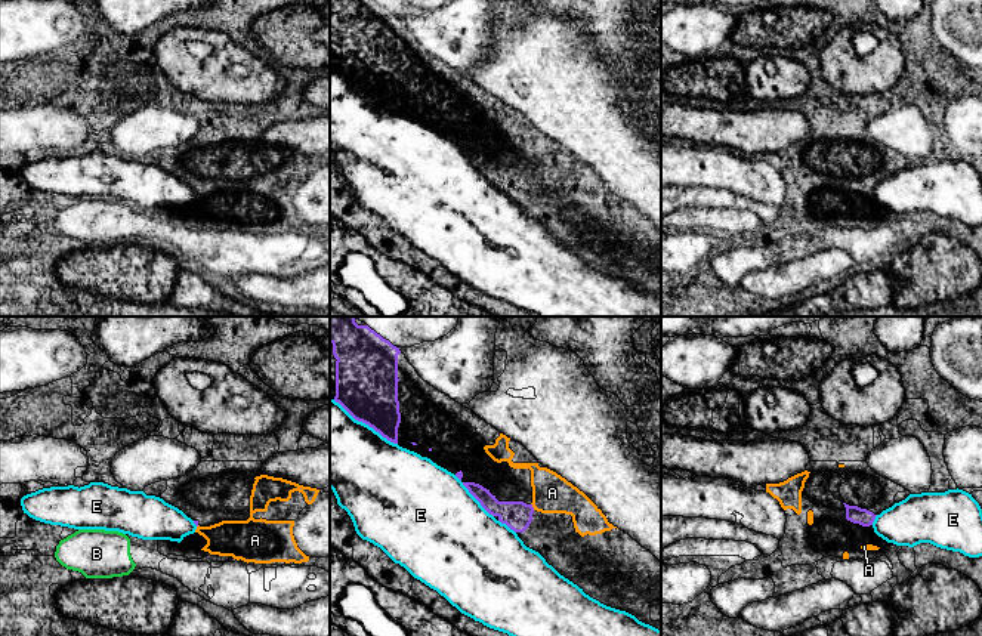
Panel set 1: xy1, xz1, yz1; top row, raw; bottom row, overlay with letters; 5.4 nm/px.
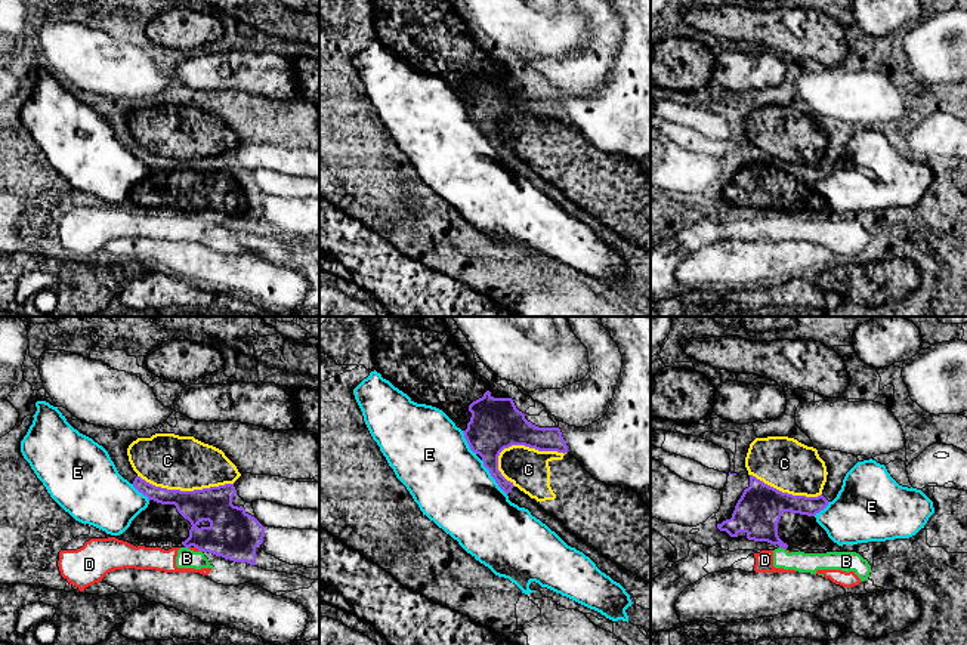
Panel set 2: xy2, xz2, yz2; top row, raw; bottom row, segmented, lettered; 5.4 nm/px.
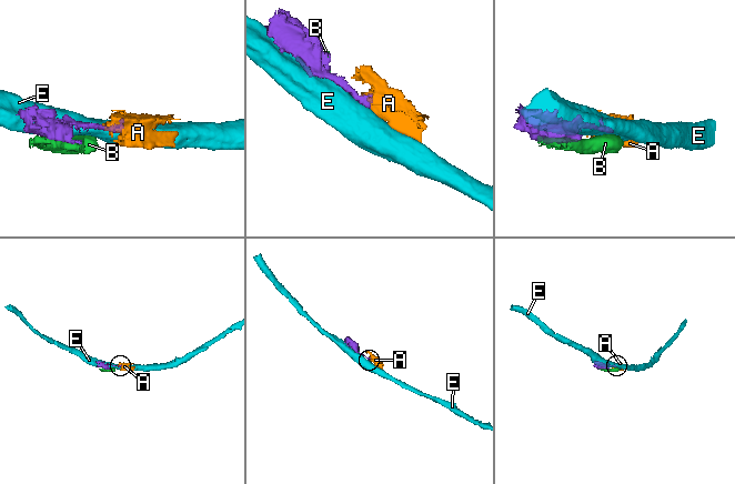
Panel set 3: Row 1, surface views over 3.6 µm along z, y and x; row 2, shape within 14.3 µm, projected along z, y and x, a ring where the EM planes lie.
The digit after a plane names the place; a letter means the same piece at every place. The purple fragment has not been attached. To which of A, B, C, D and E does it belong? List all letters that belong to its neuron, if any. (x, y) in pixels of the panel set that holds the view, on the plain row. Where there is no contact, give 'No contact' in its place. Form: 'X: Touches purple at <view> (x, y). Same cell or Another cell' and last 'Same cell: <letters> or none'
A: Touches purple at xz1 (531, 175). Same cell
B: Touches purple at yz2 (782, 216). Another cell
C: Touches purple at xz2 (524, 113). Another cell
D: Touches purple at xy2 (197, 216). Another cell
E: Touches purple at xz1 (366, 92). Another cell
Same cell: A

